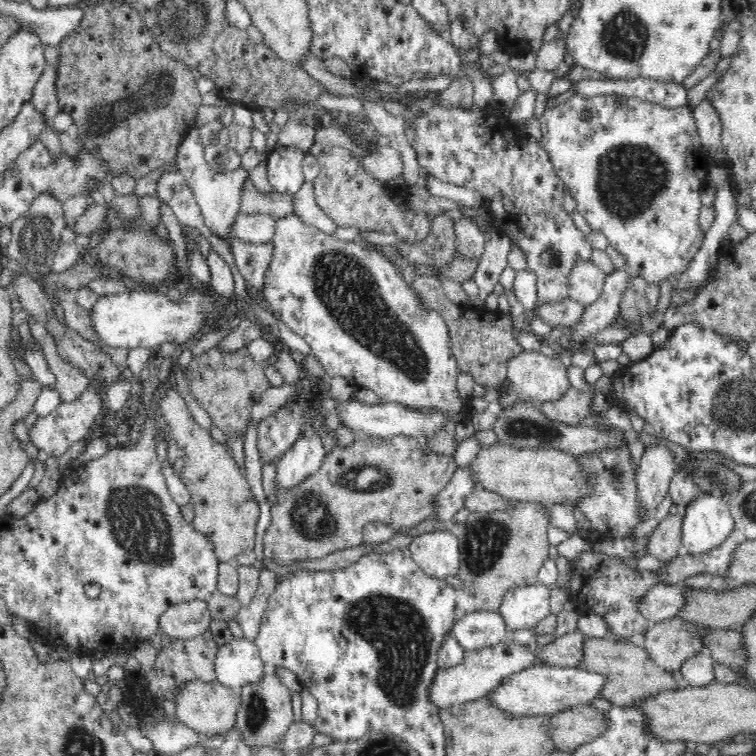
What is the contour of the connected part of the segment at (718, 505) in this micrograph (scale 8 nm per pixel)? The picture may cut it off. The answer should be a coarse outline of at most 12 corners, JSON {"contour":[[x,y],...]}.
{"contour":[[729,501],[684,508],[682,549],[706,554],[735,534]]}

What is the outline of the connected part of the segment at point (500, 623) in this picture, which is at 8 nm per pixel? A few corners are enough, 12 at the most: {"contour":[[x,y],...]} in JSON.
{"contour":[[461,613],[452,634],[464,651],[510,639],[502,613]]}

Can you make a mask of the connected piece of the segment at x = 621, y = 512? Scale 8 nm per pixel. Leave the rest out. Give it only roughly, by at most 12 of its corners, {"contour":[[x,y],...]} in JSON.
{"contour":[[628,446],[578,456],[594,496],[575,505],[588,540],[624,539],[637,512]]}

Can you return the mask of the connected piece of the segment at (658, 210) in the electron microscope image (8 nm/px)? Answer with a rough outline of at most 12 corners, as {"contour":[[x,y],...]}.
{"contour":[[576,91],[542,149],[660,288],[706,236],[713,157],[687,105]]}

